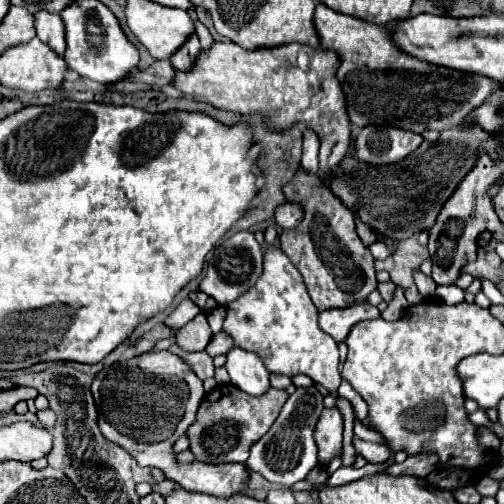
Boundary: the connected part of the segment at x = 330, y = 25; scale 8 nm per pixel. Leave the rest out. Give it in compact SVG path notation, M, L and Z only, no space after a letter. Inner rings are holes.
M317 3L315 9L315 31L321 39L321 49L337 53L339 69L337 79L347 99L347 113L353 127L363 129L367 125L393 125L401 129L409 129L413 133L423 133L425 129L445 131L451 129L471 113L471 109L479 107L491 95L491 79L475 75L475 73L461 73L437 65L429 65L417 61L405 53L401 53L389 39L387 29L361 21L357 17L347 17L343 13L331 11L325 3Z

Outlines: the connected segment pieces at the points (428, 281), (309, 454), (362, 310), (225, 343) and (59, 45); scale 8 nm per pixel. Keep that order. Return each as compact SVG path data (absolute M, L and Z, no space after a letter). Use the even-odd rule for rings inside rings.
M419 269L413 271L413 276L419 293L425 298L433 297L437 285L432 277L423 274Z
M297 387L293 395L285 401L279 417L271 425L271 429L253 443L247 459L247 467L259 475L263 475L271 483L279 483L283 487L291 487L297 481L303 481L307 473L319 463L317 459L317 443L313 443L313 431L317 419L323 411L323 395L315 387Z
M365 301L365 303L357 303L353 307L347 307L347 309L321 311L319 313L319 327L327 335L331 335L337 343L341 343L341 341L345 341L347 333L351 331L351 327L355 323L365 321L365 319L377 319L377 317L381 317L381 311Z
M217 333L211 337L211 341L205 348L205 351L210 357L214 358L215 355L225 355L229 351L229 347L233 347L233 339L227 333Z
M37 11L35 13L35 31L43 43L47 43L53 51L57 51L57 55L63 55L63 51L65 51L65 29L63 29L63 21L57 13Z

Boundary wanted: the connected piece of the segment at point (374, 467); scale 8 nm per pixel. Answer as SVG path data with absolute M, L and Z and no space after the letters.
M367 463L364 467L360 469L356 469L354 467L344 467L341 466L337 469L331 477L319 488L323 487L323 485L331 485L332 487L341 486L345 483L349 483L351 481L361 479L364 476L371 475L373 473L377 473L379 471L379 466L377 464Z

